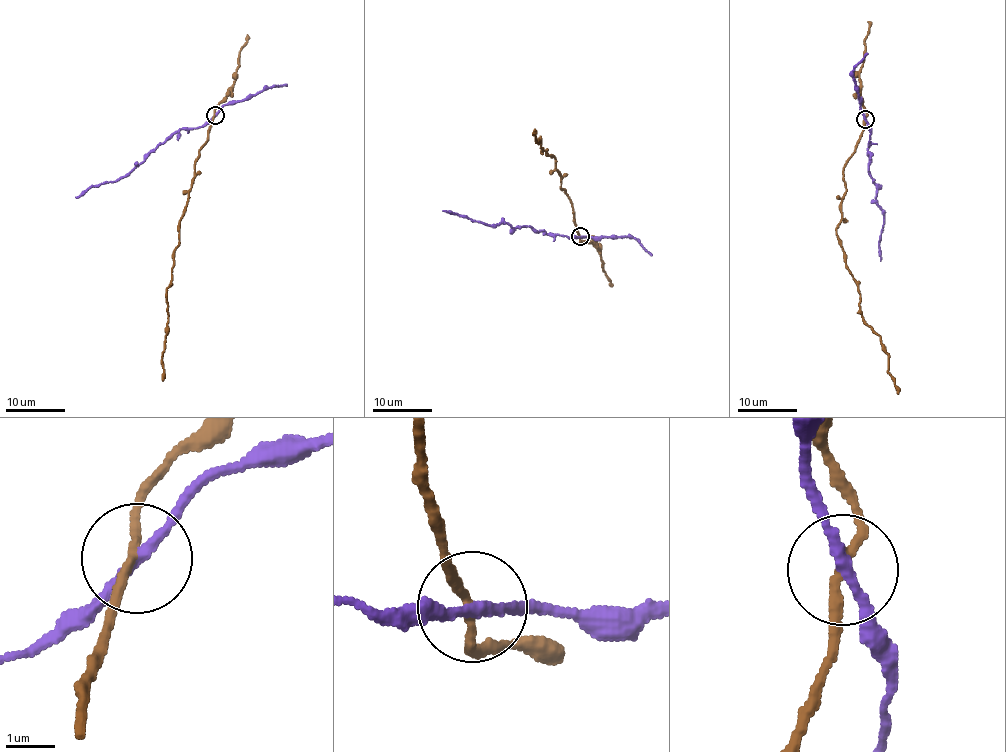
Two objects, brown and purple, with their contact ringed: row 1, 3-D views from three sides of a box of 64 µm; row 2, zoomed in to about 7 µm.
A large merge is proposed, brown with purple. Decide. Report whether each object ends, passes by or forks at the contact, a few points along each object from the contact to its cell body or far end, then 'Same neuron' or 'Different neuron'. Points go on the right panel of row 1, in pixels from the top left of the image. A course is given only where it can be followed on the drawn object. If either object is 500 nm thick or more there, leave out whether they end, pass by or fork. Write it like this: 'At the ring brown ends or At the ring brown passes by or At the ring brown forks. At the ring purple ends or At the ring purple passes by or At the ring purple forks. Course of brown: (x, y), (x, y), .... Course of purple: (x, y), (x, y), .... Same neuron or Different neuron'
At the ring brown passes by. At the ring purple passes by. Course of brown: (864, 119), (855, 152), (843, 168), (846, 193), (836, 234), (858, 286), (859, 312), (879, 336), (899, 393). Course of purple: (864, 119), (870, 127), (869, 171), (876, 185), (876, 202), (883, 214), (881, 261). Same neuron

